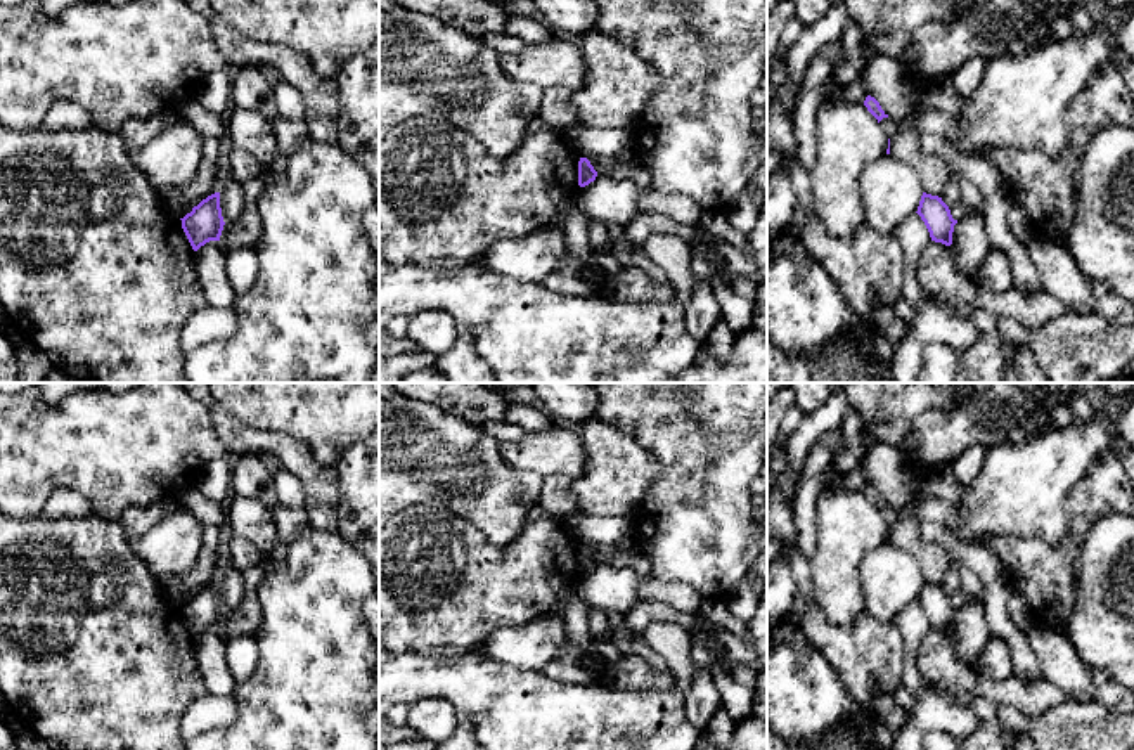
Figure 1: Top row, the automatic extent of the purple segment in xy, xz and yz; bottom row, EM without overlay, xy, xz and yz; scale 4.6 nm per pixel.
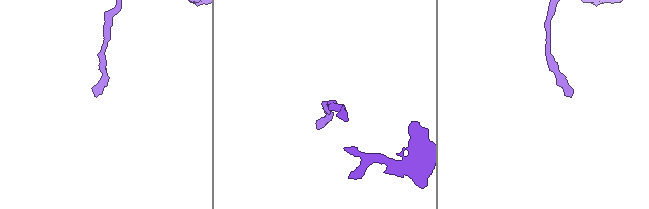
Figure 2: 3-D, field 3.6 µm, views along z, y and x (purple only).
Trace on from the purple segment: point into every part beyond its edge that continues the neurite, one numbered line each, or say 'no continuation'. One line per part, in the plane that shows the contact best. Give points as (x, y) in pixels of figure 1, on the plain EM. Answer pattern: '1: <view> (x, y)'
no continuation

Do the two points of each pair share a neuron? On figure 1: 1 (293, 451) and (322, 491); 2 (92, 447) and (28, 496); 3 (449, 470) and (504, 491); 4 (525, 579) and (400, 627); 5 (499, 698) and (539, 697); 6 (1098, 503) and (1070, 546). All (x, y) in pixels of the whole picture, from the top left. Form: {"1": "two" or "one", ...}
{"1": "one", "2": "one", "3": "one", "4": "one", "5": "one", "6": "one"}

